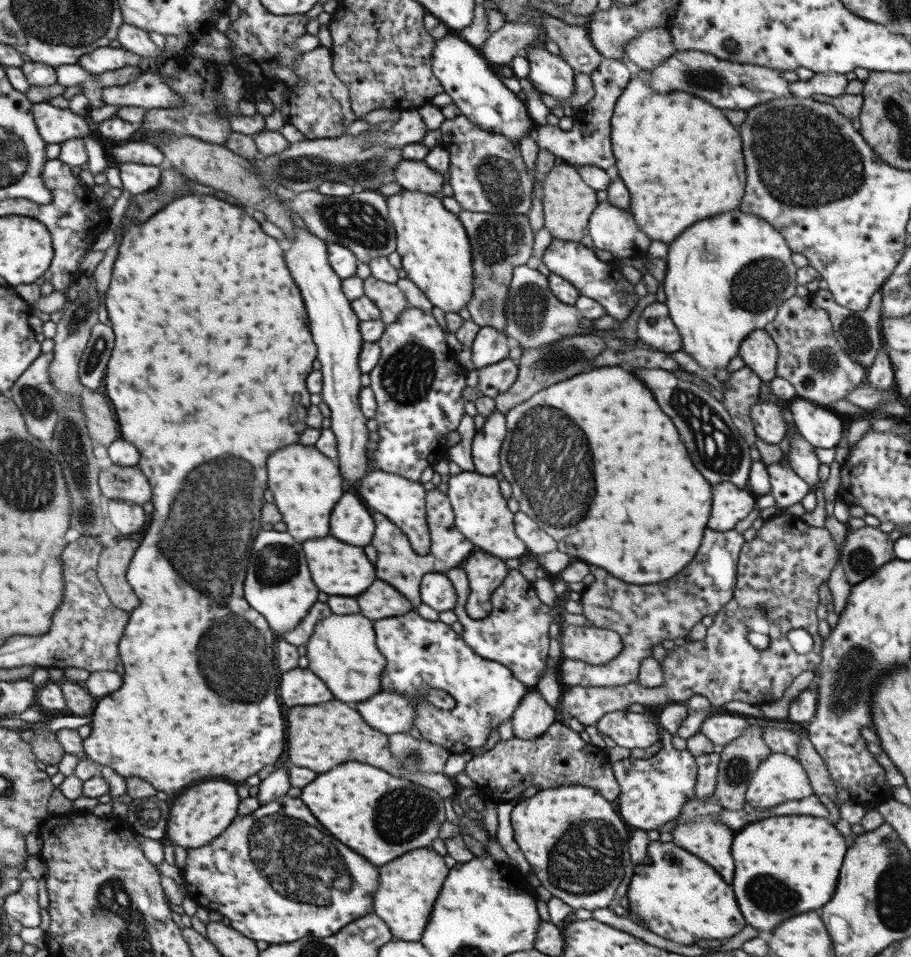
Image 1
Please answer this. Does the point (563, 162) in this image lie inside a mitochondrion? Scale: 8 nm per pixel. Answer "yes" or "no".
no

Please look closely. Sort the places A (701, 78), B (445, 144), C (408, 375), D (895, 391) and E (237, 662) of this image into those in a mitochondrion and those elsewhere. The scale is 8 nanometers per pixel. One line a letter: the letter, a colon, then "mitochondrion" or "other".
A: mitochondrion
B: other
C: mitochondrion
D: other
E: mitochondrion

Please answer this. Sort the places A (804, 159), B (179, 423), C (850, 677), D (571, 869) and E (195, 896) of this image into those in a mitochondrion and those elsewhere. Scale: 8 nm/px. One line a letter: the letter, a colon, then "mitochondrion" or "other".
A: mitochondrion
B: other
C: mitochondrion
D: mitochondrion
E: other

